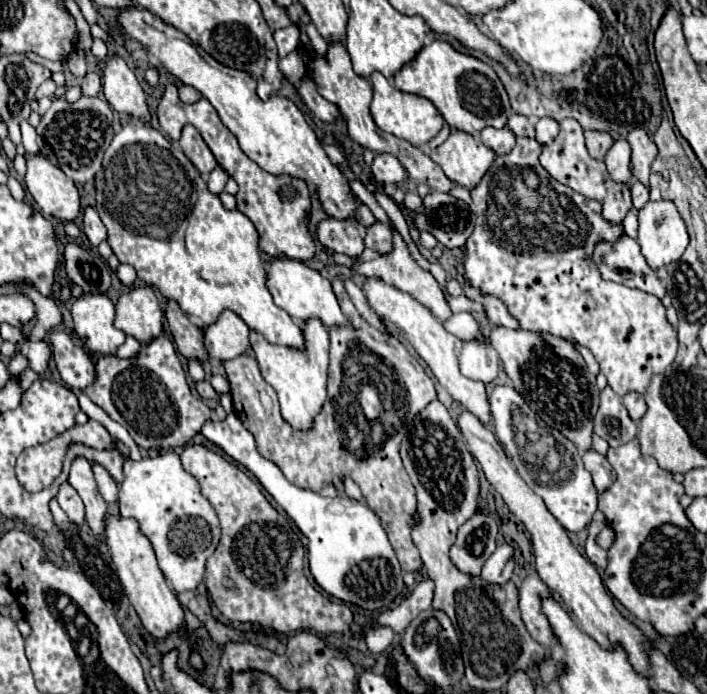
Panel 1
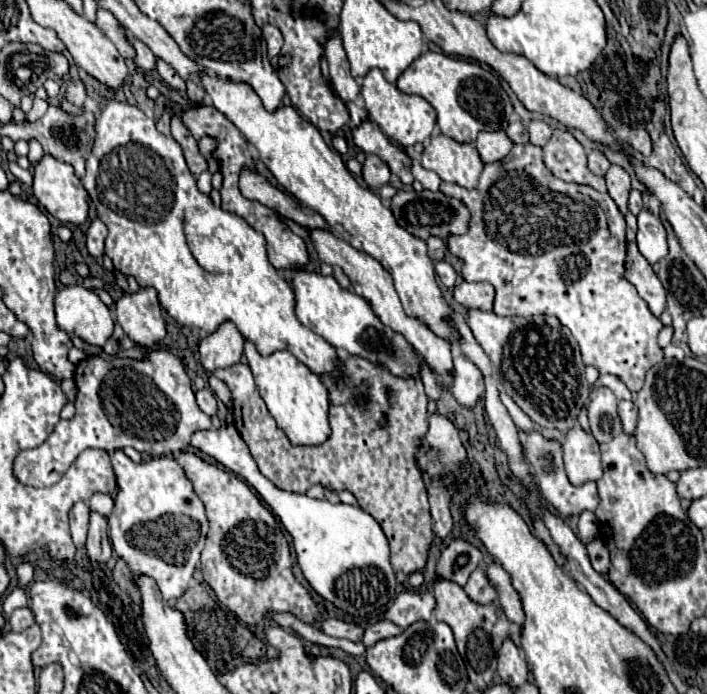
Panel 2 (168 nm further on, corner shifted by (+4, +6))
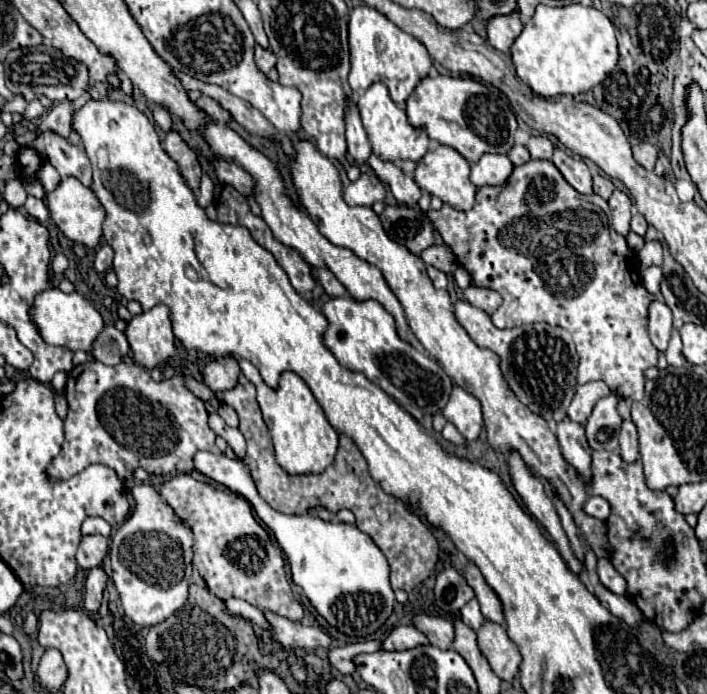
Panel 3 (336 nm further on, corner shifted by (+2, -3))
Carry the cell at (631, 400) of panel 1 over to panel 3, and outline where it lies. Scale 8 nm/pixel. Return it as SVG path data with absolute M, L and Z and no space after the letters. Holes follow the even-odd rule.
M632 421L622 423L620 455L624 461L636 461L638 459L638 431L636 431L636 425Z

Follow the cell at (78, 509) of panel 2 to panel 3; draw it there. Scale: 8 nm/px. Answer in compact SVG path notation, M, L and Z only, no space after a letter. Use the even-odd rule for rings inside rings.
M82 535L76 561L82 569L92 569L104 561L108 555L108 539L102 535Z

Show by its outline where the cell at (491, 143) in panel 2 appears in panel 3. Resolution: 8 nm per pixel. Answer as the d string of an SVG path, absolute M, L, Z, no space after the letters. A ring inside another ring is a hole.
M484 153L480 157L480 161L472 165L470 181L476 187L482 187L482 185L502 185L502 181L506 181L506 177L512 173L512 167L514 165L508 159L508 155Z

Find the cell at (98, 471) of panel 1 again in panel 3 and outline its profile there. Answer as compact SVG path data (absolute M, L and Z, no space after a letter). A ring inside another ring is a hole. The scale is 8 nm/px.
M88 517L84 523L82 523L82 533L100 533L100 535L106 535L110 537L110 523L104 521L102 517Z

